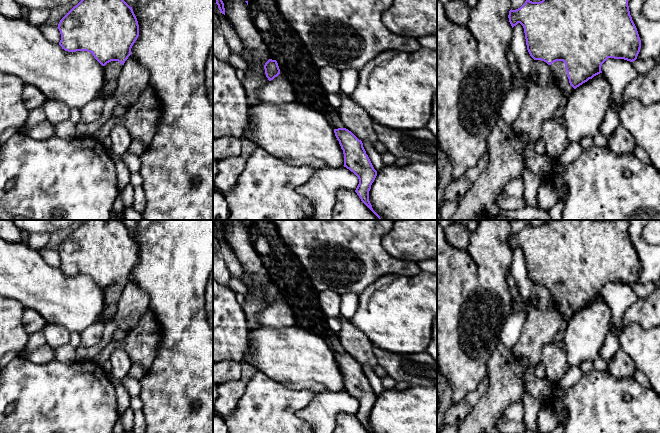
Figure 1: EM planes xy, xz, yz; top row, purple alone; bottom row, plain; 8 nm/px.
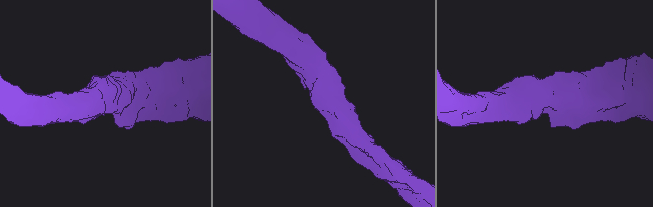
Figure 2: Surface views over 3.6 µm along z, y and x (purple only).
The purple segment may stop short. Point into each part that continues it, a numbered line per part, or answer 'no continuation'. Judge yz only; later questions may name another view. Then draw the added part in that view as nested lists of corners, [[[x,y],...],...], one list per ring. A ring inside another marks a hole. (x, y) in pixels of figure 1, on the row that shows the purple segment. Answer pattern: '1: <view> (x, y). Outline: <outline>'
1: yz (558, 72). Outline: [[[556,61],[549,65],[549,68],[550,78],[557,82],[559,87],[562,89],[563,95],[569,97],[574,91],[574,88],[569,83],[565,63],[563,61]]]

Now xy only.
1: xy (112, 70). Outline: [[[111,61],[104,66],[104,82],[101,90],[104,98],[114,95],[122,67],[123,65],[118,61]]]

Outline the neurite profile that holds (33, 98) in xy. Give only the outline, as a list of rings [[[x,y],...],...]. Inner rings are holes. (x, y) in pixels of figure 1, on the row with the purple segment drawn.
[[[25,84],[22,93],[23,104],[30,112],[38,107],[41,107],[47,100],[46,96],[33,85]]]

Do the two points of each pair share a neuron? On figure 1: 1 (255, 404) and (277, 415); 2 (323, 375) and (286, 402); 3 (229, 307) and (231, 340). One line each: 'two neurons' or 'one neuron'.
1: one neuron
2: two neurons
3: one neuron

